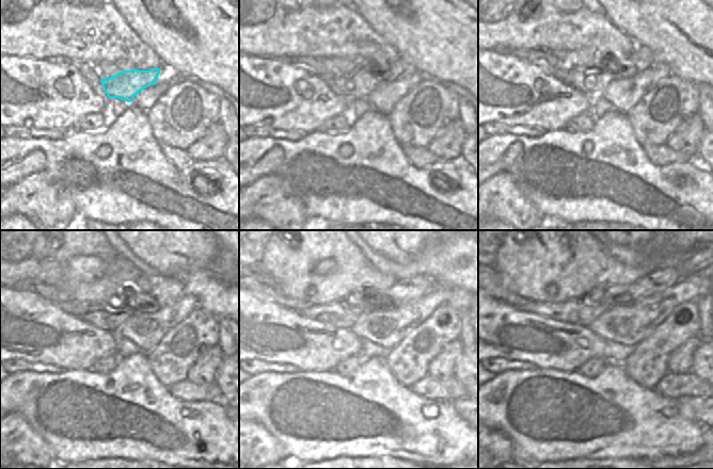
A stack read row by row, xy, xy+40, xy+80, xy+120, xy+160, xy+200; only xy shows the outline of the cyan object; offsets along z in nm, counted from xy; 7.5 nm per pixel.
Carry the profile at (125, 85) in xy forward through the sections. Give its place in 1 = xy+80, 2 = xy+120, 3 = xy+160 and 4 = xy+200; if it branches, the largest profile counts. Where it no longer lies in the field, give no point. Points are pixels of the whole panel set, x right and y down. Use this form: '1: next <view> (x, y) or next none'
1: next xy+80 (589, 81)
2: next xy+120 (164, 291)
3: next xy+160 (343, 313)
4: next xy+200 (583, 311)

